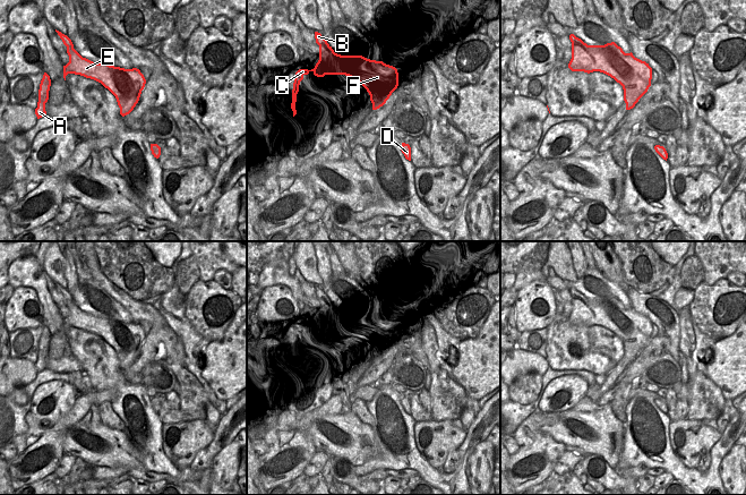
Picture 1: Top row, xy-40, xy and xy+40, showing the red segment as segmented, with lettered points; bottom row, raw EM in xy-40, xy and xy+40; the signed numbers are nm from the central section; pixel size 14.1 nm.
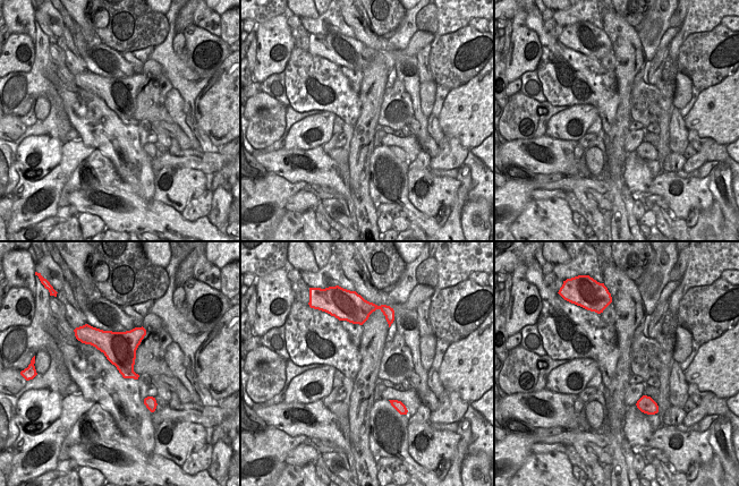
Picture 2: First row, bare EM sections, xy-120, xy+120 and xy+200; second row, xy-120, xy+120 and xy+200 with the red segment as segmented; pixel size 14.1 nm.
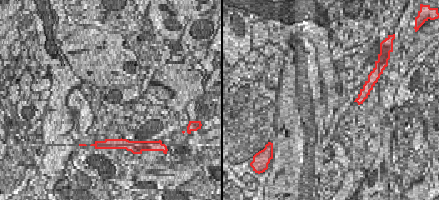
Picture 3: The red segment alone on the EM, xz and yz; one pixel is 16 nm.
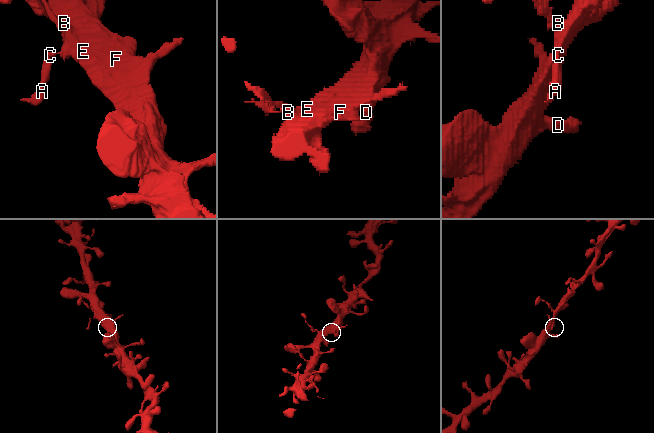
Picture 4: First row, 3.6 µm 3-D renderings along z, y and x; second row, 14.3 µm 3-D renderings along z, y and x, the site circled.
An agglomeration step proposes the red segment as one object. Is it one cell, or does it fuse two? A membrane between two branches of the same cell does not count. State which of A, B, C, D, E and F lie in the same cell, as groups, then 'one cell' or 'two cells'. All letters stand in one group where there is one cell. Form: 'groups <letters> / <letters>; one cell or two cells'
groups A B C D E F; one cell

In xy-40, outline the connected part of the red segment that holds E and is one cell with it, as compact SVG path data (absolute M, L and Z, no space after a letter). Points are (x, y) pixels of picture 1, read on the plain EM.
M57 284L67 300L69 316L63 319L63 332L68 327L80 328L94 333L108 342L117 352L122 370L129 368L139 355L146 333L139 323L125 323L108 317L95 317L83 311L75 302L71 293Z

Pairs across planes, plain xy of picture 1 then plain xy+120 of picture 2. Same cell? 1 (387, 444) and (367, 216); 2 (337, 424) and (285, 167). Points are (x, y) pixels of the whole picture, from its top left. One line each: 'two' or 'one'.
1: two
2: one

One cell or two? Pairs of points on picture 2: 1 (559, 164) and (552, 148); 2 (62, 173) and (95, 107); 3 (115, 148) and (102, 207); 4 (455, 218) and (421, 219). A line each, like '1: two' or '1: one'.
1: one
2: two
3: two
4: one

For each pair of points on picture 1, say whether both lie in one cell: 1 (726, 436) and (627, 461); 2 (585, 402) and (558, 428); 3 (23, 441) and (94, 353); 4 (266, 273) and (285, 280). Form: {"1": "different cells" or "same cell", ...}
{"1": "same cell", "2": "different cells", "3": "different cells", "4": "same cell"}

